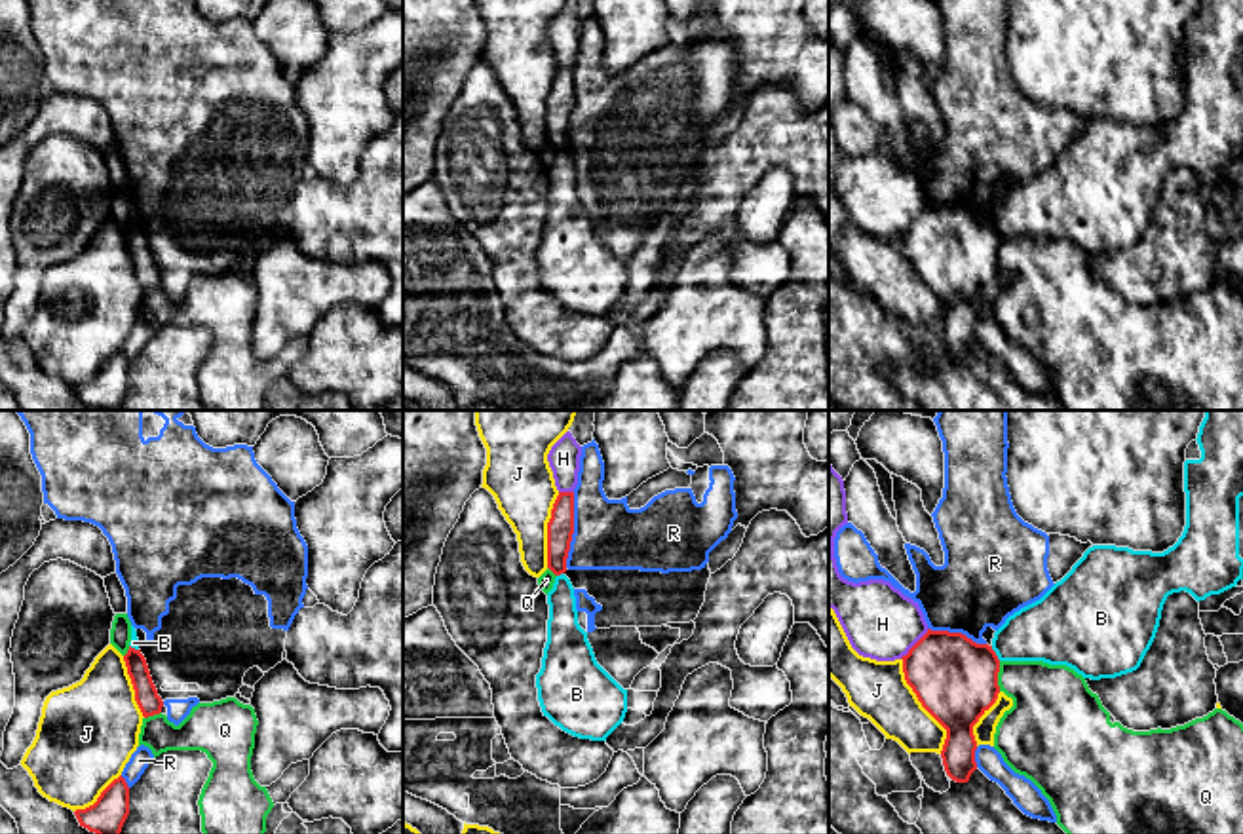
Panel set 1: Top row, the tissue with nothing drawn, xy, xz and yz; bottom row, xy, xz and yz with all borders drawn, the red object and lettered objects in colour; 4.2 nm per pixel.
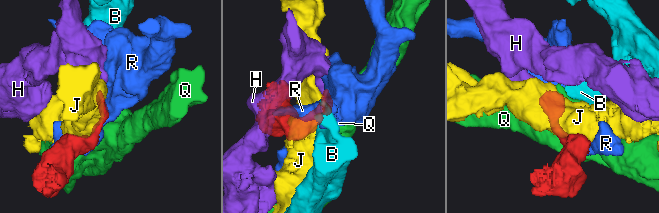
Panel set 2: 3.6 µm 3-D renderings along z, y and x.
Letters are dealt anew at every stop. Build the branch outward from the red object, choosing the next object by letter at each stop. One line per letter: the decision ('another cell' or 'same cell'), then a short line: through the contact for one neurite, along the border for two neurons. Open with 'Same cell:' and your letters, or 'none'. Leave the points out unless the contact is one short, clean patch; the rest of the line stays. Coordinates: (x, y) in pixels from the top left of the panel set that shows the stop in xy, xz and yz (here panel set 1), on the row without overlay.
Same cell: none
B: another cell | yz (991, 221), (1000, 234)
H: another cell | yz (928, 204), (899, 232)
J: another cell
Q: another cell | yz (1000, 236), (998, 265)
R: another cell

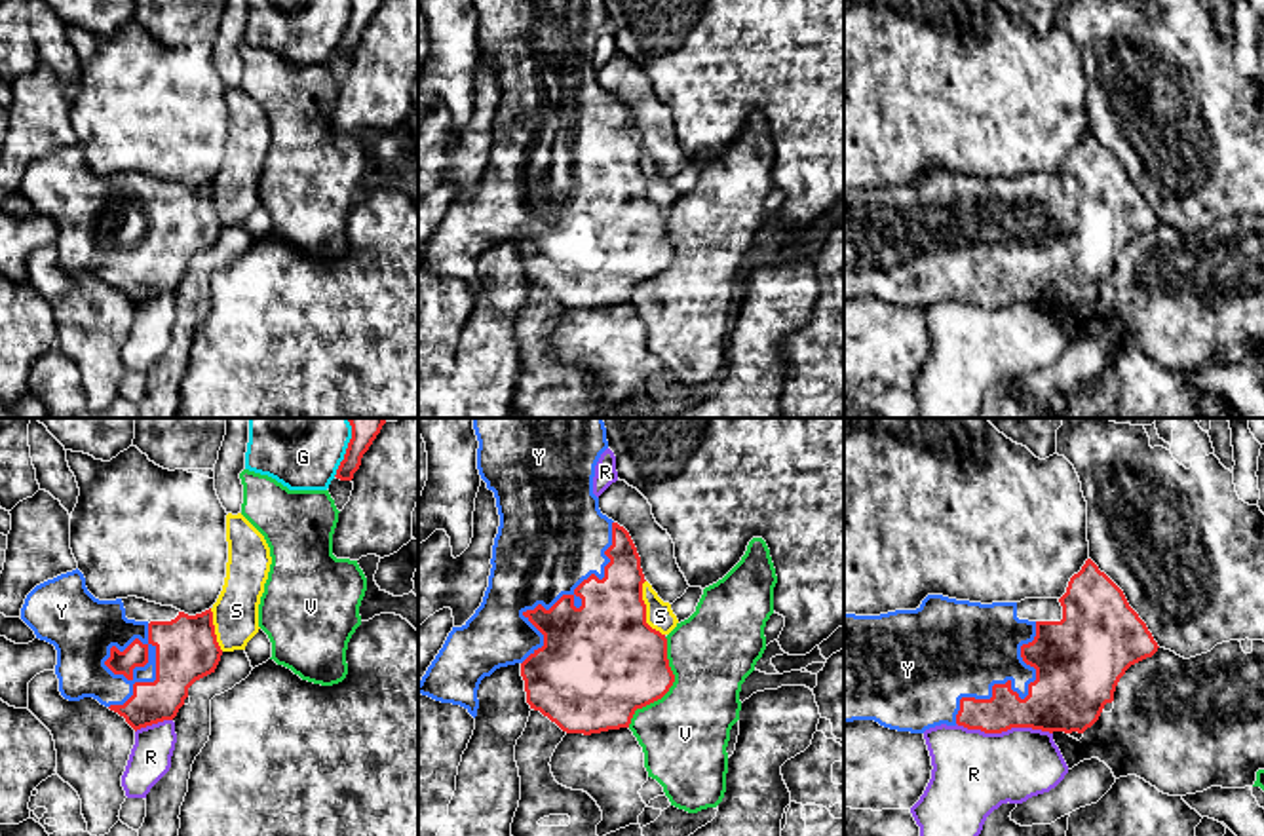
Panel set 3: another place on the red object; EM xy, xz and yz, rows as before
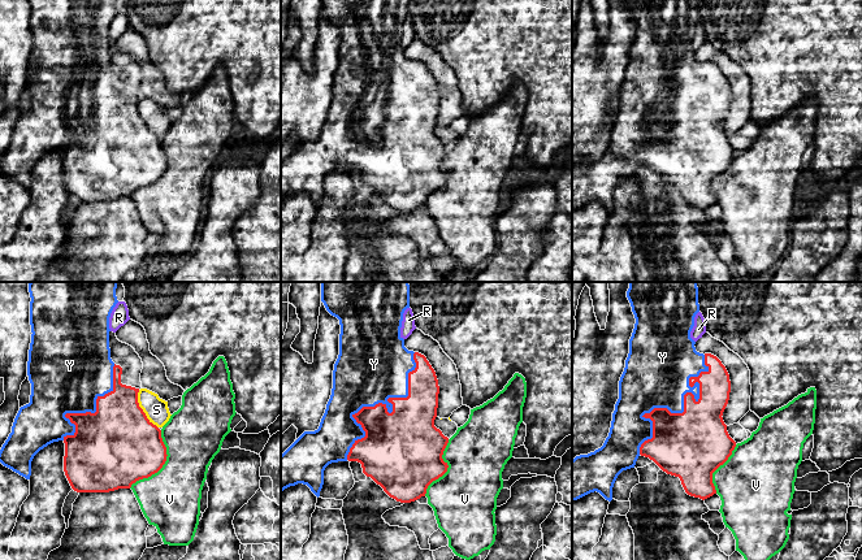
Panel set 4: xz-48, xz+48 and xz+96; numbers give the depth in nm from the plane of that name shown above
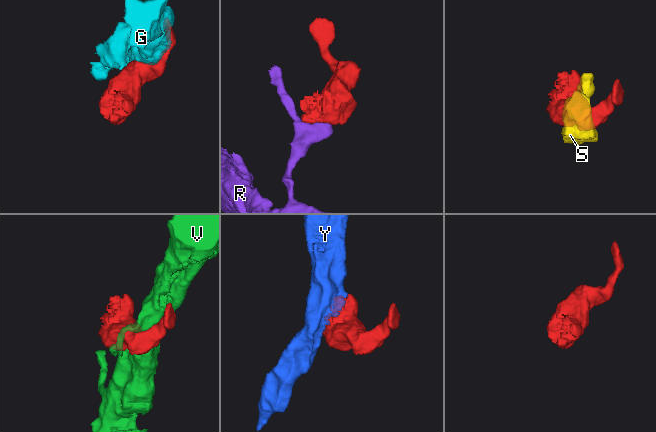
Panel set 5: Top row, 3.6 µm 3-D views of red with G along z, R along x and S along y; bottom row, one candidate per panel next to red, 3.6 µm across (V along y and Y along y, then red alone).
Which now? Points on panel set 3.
Same cell: Y
G: another cell
R: another cell
S: another cell
V: another cell
Y: same cell

